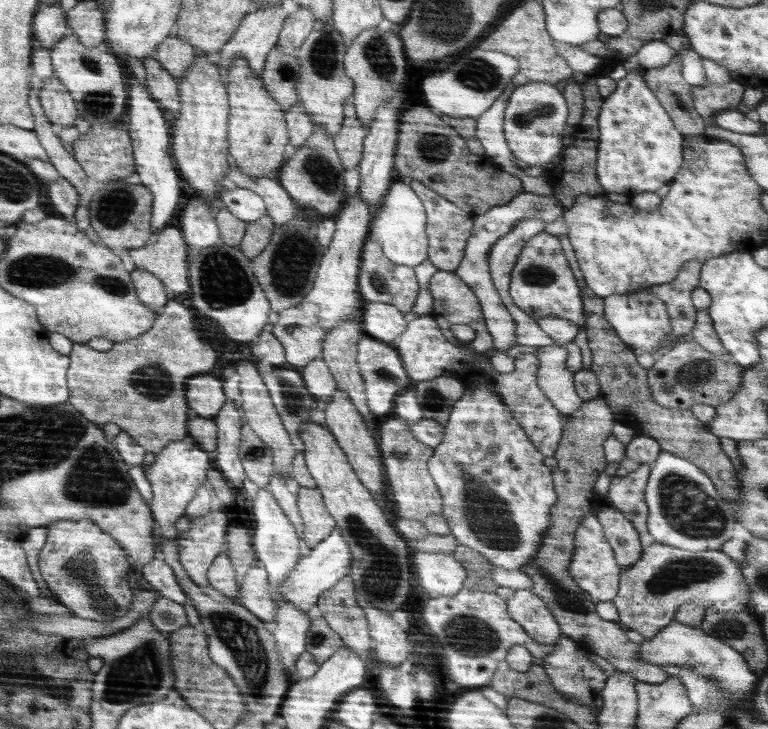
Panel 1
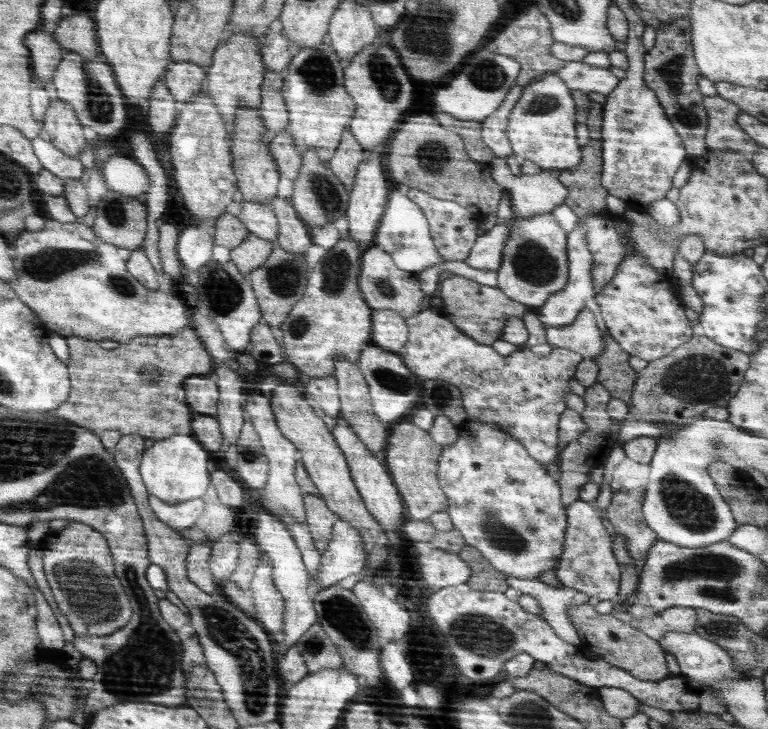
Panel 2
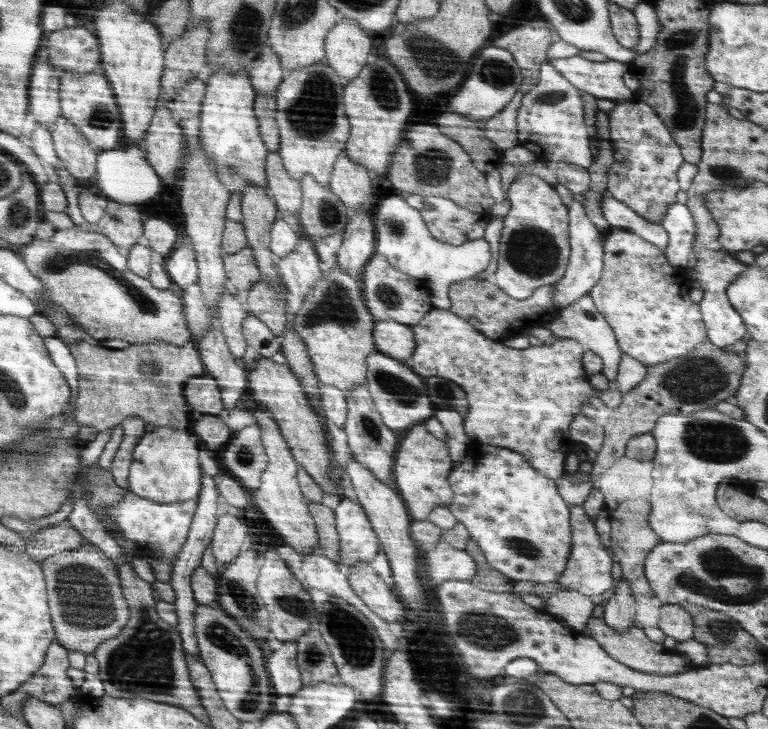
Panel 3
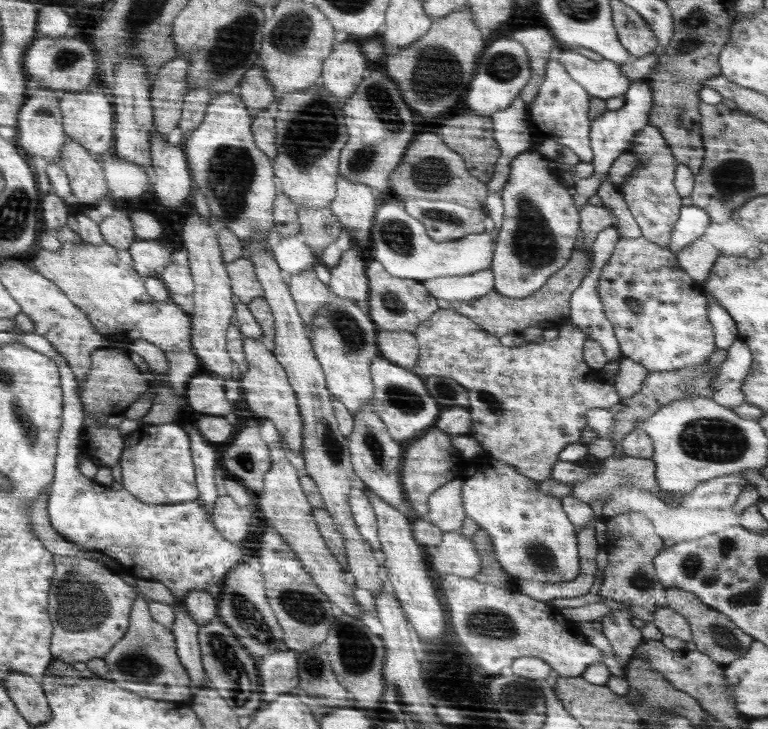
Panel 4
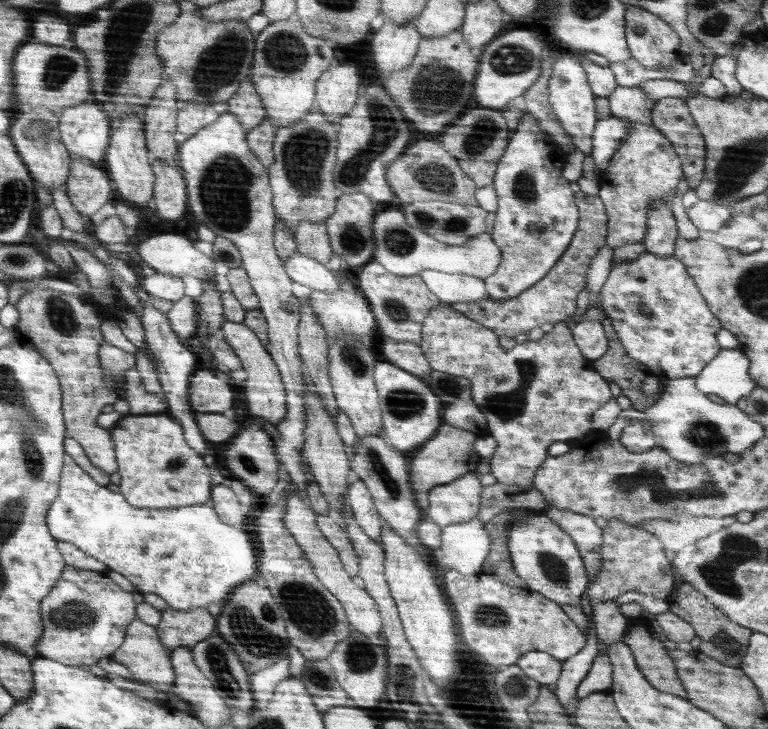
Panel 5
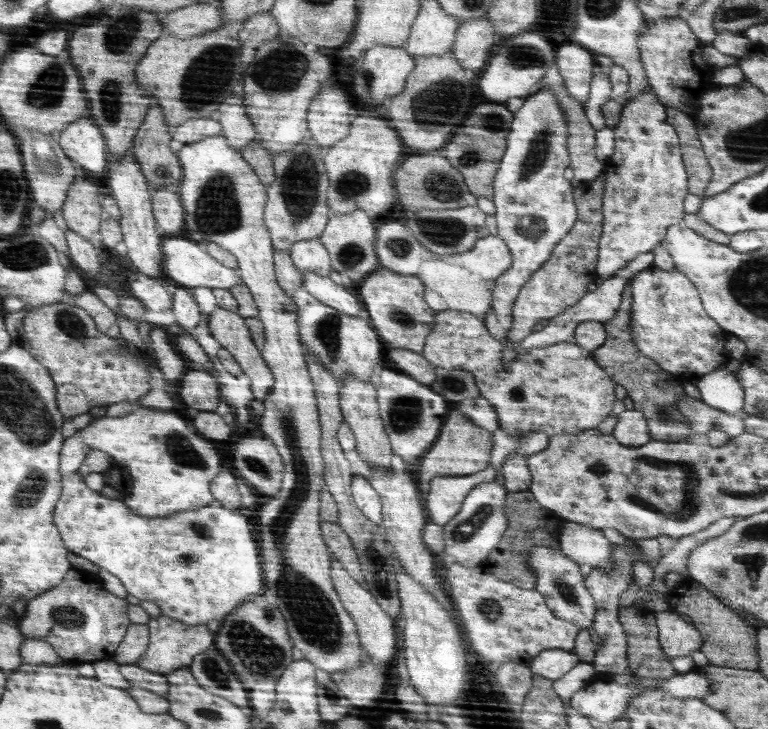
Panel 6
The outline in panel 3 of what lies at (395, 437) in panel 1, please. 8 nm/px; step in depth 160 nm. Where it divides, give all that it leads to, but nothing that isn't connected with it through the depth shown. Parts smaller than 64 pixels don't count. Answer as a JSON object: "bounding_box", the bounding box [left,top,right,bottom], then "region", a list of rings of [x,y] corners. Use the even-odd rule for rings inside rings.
{"bounding_box":[394,426,453,521],"region":[[[414,426],[412,430],[405,432],[402,438],[401,448],[398,449],[396,465],[394,465],[394,485],[397,486],[402,498],[409,505],[410,514],[416,521],[427,520],[432,509],[438,505],[450,505],[453,499],[453,492],[449,485],[450,470],[453,469],[452,454],[446,441],[438,439],[423,426]]]}

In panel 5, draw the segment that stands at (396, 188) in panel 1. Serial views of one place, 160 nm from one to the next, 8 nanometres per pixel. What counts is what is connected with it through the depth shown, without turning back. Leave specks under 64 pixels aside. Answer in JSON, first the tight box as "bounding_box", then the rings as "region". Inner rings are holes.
{"bounding_box":[374,208,503,280],"region":[[[386,208],[378,214],[374,221],[374,234],[377,239],[374,260],[385,266],[392,274],[402,277],[413,277],[422,270],[436,270],[450,274],[467,274],[484,280],[497,272],[503,260],[502,250],[490,234],[479,234],[465,244],[438,242],[425,232],[412,228],[406,222],[402,208]]]}

